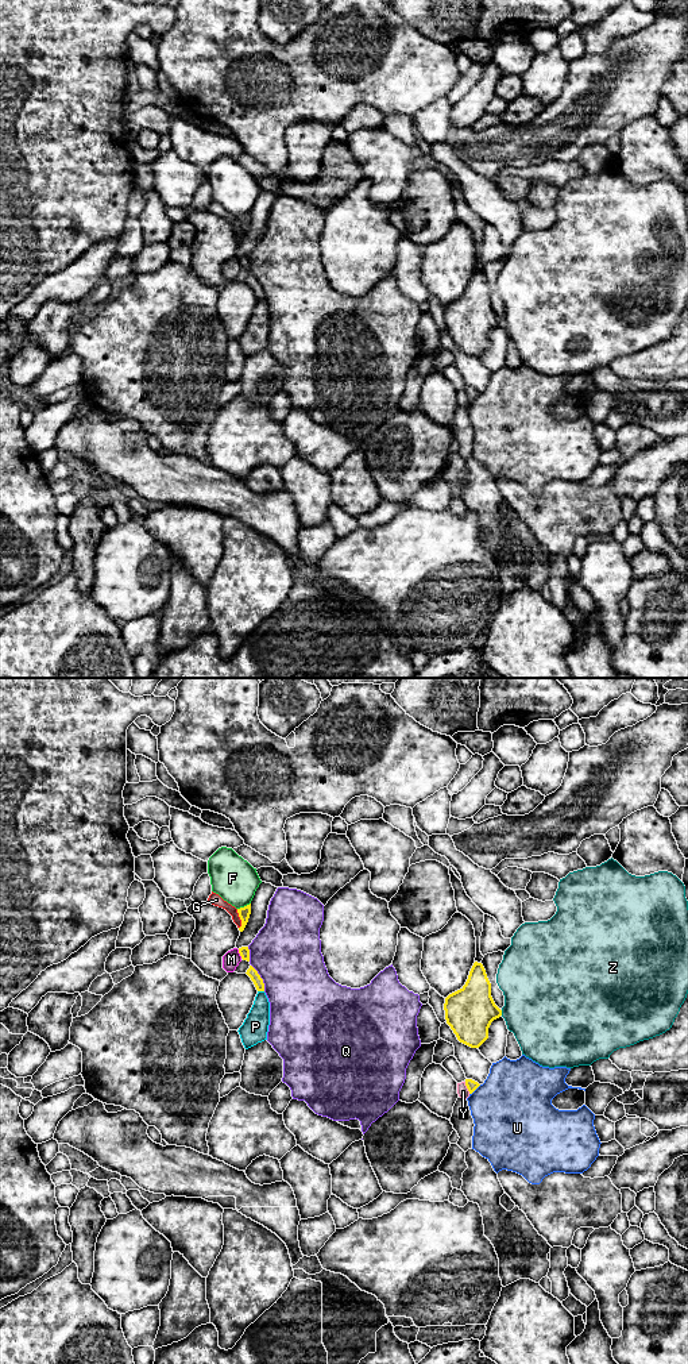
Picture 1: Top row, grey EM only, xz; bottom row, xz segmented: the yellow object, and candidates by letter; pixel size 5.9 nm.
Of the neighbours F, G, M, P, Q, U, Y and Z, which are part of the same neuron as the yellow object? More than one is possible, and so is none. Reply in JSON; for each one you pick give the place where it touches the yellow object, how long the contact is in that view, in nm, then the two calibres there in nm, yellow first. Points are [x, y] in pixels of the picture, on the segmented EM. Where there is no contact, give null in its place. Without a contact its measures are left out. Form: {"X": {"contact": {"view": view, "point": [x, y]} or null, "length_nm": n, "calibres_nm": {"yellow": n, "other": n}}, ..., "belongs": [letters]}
{"belongs": []}

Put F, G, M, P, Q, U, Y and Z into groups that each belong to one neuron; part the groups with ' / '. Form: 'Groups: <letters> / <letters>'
Groups: F / G / M / P / Q / U / Y / Z

